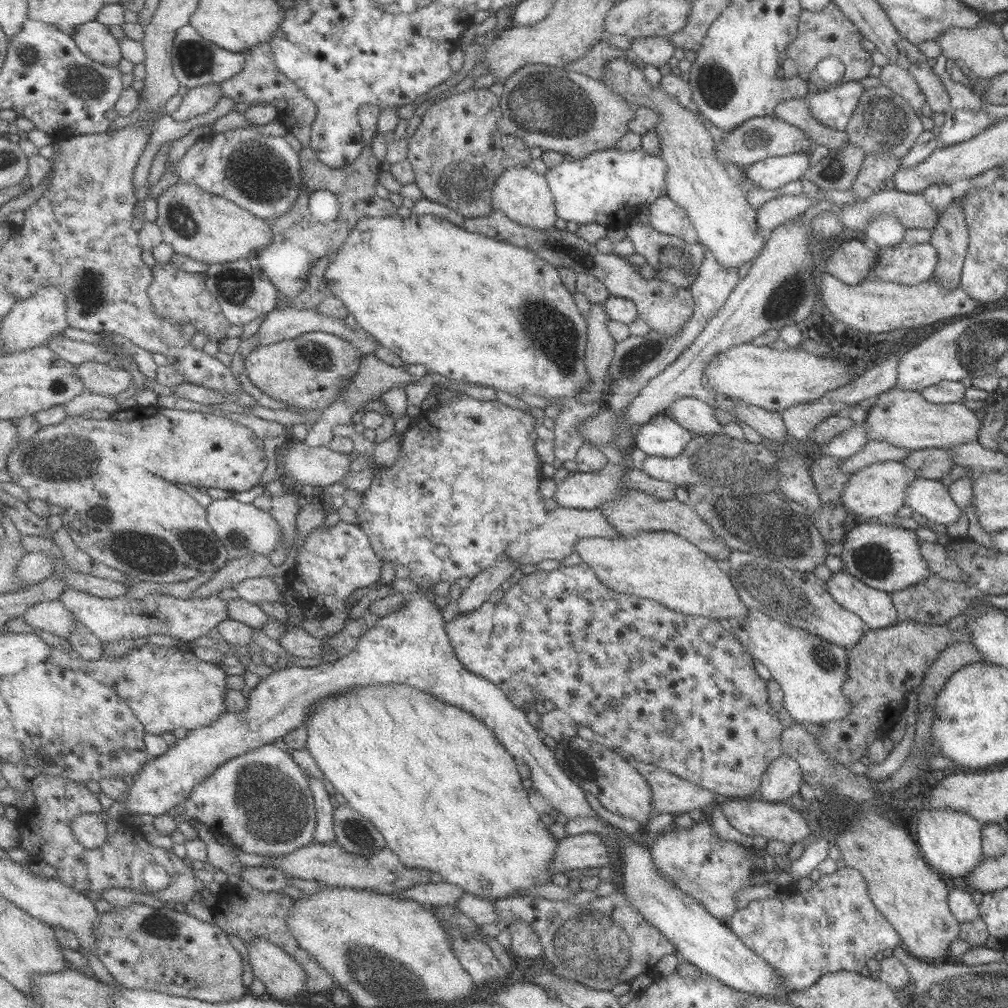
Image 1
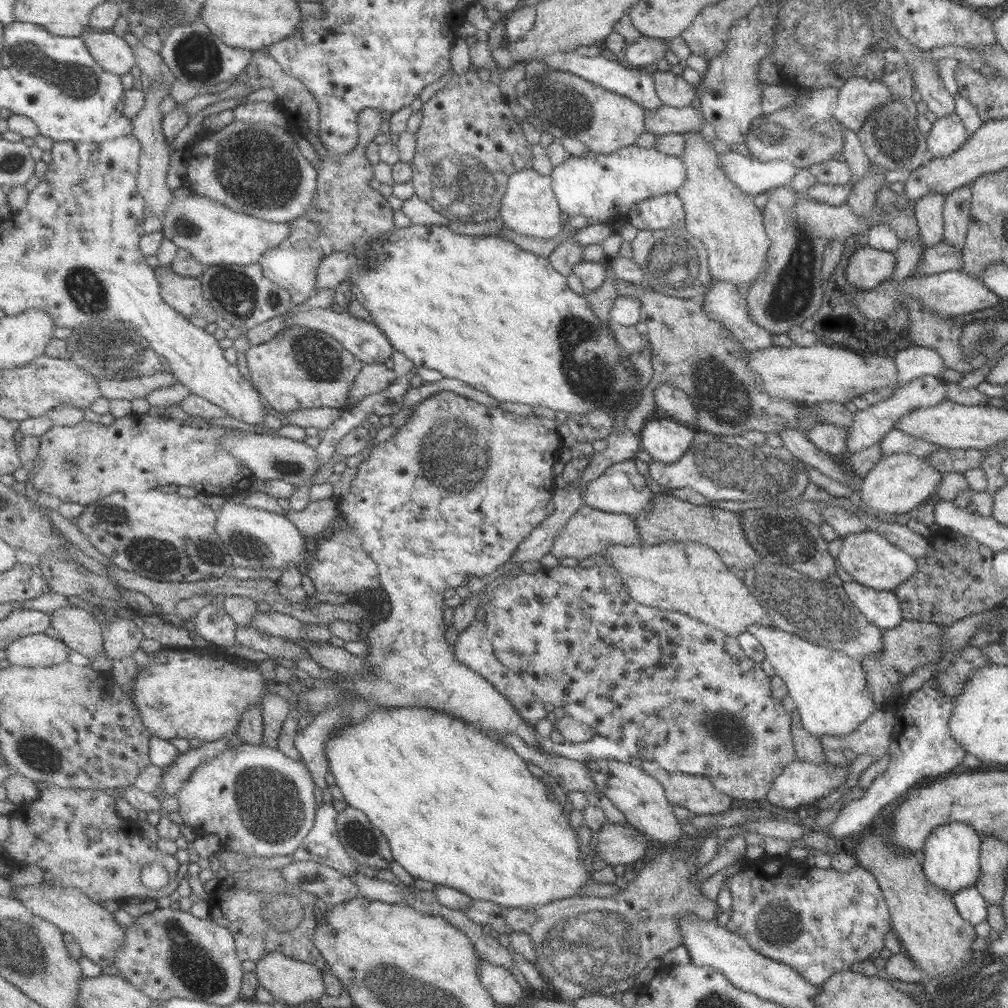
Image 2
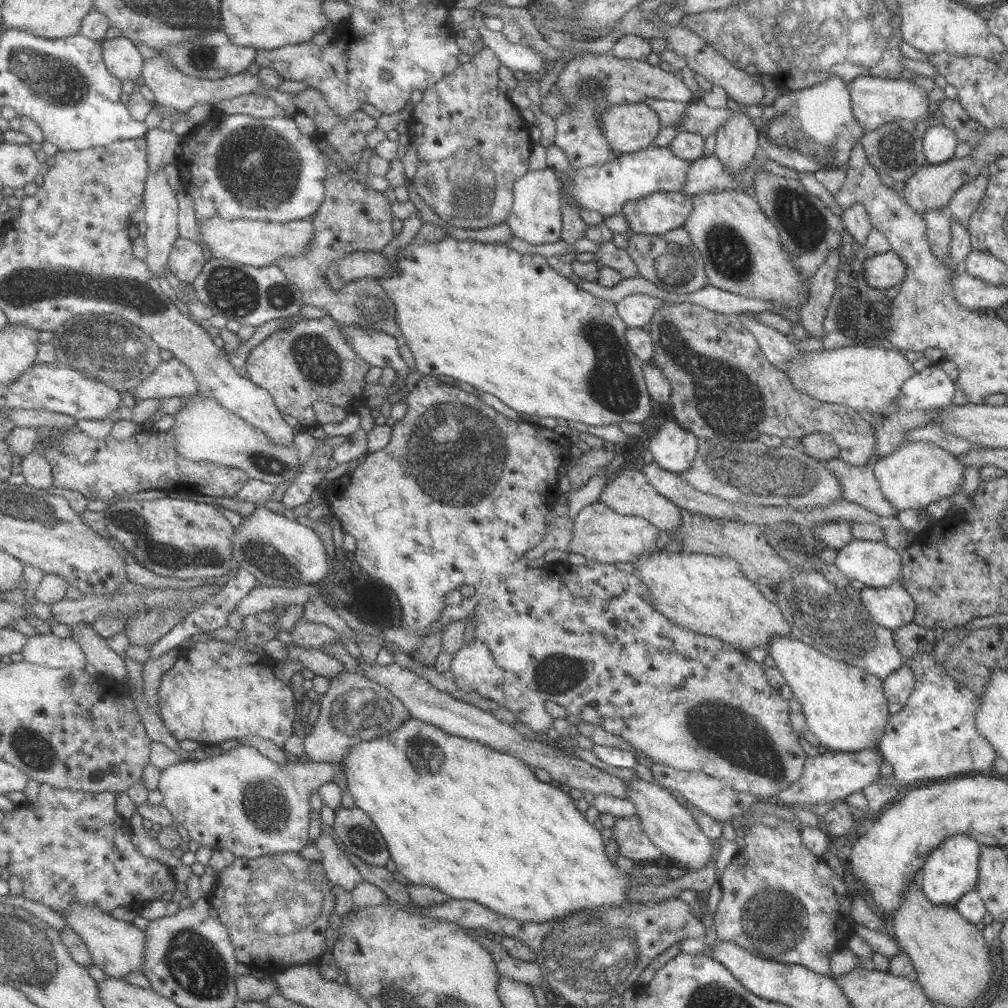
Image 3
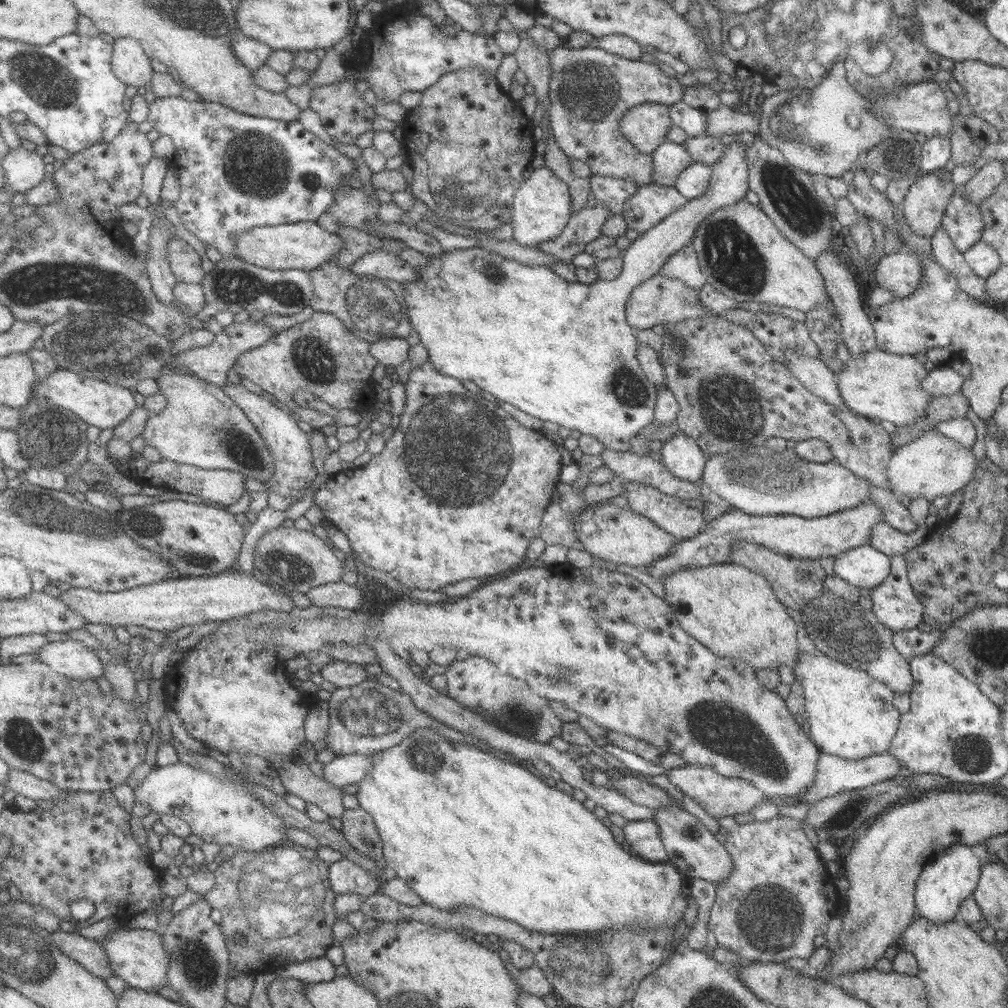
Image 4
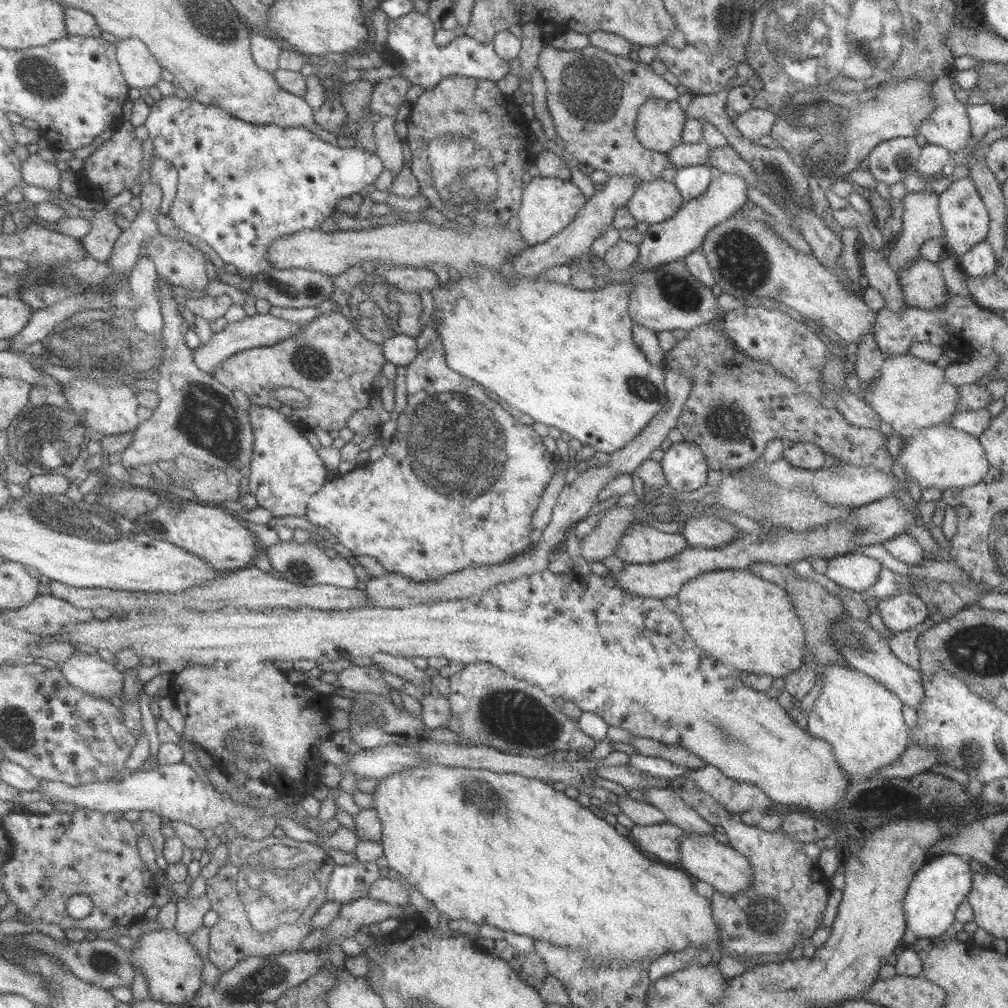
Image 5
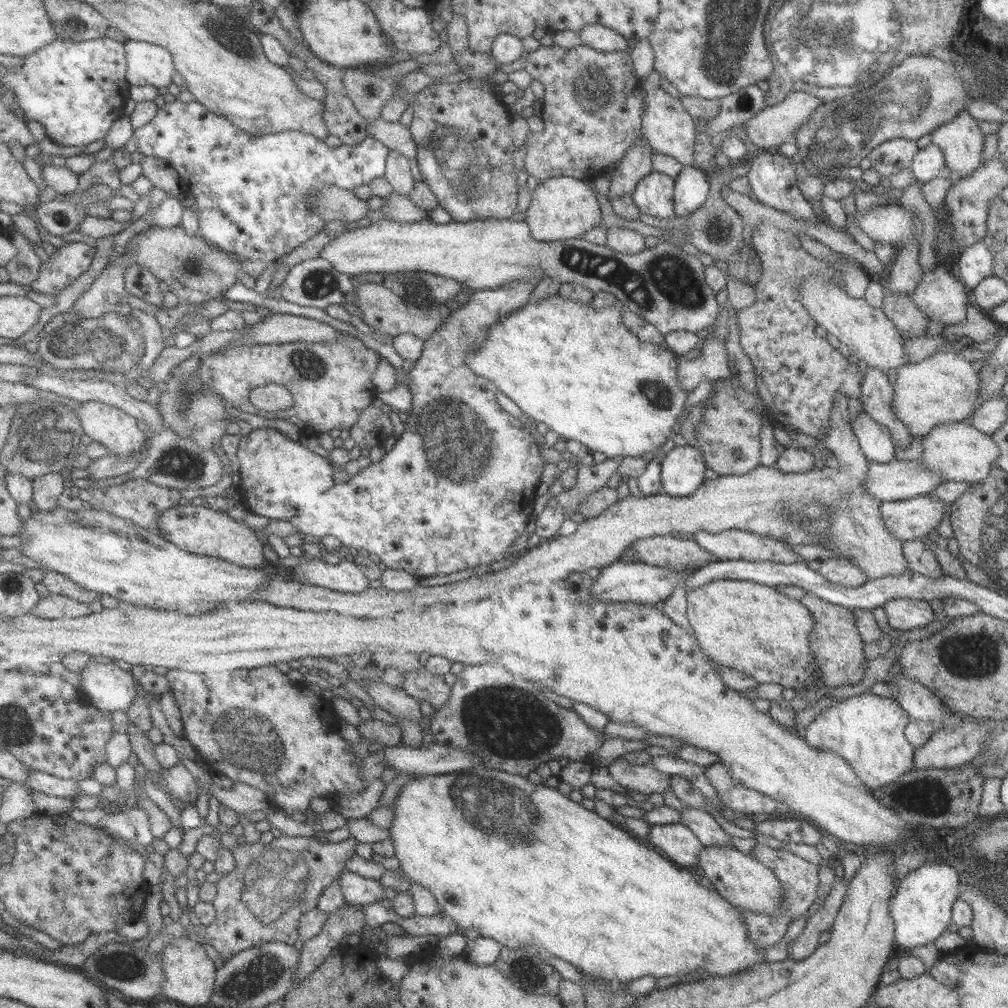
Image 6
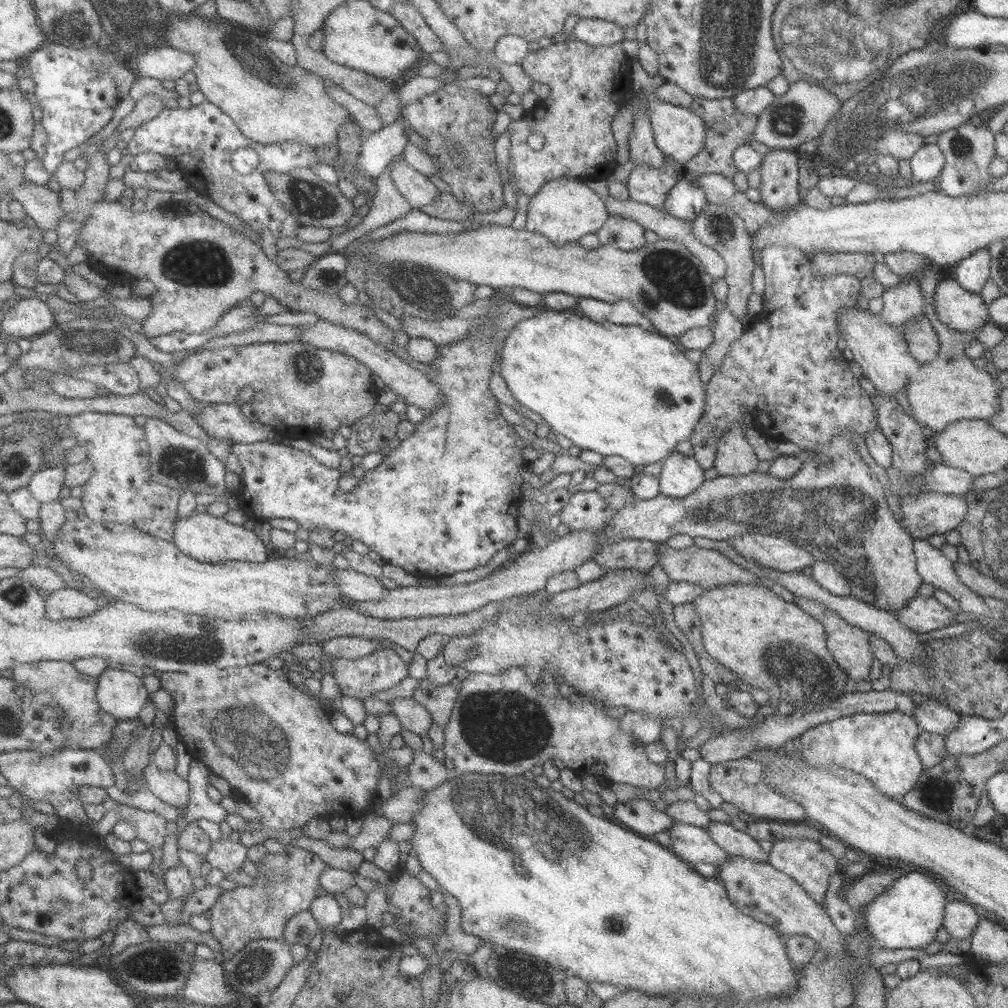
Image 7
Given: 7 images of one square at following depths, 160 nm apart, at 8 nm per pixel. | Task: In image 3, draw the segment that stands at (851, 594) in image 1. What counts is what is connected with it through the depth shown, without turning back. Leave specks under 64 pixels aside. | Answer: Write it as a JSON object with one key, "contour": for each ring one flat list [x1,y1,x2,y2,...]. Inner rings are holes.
{"contour":[[898,579,888,587,871,588,864,586,859,589,860,601,867,613,873,618,873,623,882,628,887,628,891,632,913,622,913,614,915,614,914,602,910,599,908,591,903,590,900,580]]}

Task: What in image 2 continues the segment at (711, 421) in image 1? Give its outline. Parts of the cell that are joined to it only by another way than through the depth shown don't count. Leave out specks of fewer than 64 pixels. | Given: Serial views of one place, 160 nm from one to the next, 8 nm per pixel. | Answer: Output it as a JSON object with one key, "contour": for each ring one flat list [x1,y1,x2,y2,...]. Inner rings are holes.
{"contour":[[669,383,659,384,652,392,654,403,675,422,695,428,696,408,688,396]]}

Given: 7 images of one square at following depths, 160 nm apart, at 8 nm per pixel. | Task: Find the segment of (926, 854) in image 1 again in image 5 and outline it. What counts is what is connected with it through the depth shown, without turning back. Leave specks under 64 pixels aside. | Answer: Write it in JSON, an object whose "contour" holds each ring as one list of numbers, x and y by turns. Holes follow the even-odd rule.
{"contour":[[953,853,936,855,925,861,913,875,903,897,902,907,907,930,917,938,933,938,948,933,957,907,962,900,966,900,970,891,976,867,969,858]]}

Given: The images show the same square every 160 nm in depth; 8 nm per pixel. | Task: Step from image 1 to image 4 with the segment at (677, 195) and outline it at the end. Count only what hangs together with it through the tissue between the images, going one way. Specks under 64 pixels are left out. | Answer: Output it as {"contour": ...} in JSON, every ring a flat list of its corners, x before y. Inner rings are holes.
{"contour":[[747,199,737,200,708,214,695,229,690,243,706,284,724,296,737,302,795,308,803,313,815,305,825,305,830,318,836,318,814,261,783,238,771,219]]}

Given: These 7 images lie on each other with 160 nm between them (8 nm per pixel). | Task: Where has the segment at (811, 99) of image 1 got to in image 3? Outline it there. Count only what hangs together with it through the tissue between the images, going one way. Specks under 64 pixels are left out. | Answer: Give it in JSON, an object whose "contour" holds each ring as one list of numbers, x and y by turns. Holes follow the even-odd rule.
{"contour":[[857,76,849,84,849,98,852,117,865,133,897,119,914,123,923,119,926,125,934,119,933,106,927,100,927,92,903,78,887,80,877,76]]}

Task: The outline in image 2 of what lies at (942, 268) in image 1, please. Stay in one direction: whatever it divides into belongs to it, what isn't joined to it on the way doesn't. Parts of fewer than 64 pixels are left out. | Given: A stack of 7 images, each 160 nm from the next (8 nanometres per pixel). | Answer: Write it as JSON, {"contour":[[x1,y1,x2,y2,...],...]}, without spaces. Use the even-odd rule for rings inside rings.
{"contour":[[963,185,946,195,942,208,942,242,961,252,968,231,970,198,970,185]]}

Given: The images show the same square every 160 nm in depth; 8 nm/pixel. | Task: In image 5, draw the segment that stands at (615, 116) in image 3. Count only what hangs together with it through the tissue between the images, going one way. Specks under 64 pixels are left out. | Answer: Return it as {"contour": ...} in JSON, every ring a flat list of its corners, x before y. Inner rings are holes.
{"contour":[[648,98,638,108,635,137,643,148,666,154,681,144,681,131,687,118,677,101]]}

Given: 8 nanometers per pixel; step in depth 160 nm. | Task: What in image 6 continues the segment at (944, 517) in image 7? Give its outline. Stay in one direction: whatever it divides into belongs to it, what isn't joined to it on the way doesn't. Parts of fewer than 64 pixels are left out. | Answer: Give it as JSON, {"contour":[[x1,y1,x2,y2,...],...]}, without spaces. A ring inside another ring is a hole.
{"contour":[[918,495,907,500,882,502,879,513,885,529,901,542,919,539,937,529,946,512,939,499]]}

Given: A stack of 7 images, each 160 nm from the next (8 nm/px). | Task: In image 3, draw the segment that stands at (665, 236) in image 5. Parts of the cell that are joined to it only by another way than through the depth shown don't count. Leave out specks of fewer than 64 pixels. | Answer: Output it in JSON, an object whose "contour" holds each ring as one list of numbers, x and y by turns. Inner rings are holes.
{"contour":[[729,104,731,112,728,119,715,131,713,155,728,173,740,173,741,169,753,165,753,155,757,150,757,131,755,121,745,115,743,107],[445,236,441,240,421,244,411,240,396,251,392,260,394,261,394,269,375,280,385,292,388,302,391,302,394,307,395,322,401,331,400,339,404,339,404,343,411,351,414,366,416,366,419,374,429,376,441,374,449,376,455,381,465,382,478,391,488,392,496,396,503,401,505,406,516,410,518,413,535,414,538,417,550,416,554,419,563,418,565,421,573,420,589,426,605,426,615,423,625,428,634,429,652,414,651,408,654,403,646,389,642,373,643,362,629,350,624,335,626,326,617,314,615,303,593,297,575,287,567,278,555,272,545,257,533,250,525,254,517,253,504,243,487,244,471,239,459,240,452,236]]}

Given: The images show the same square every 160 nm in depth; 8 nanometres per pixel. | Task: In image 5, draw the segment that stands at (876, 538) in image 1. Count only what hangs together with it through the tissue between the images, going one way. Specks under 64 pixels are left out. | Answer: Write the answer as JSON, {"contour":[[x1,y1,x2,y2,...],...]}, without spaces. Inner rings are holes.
{"contour":[[855,552,833,556,827,564,825,576,829,580,858,593,869,590,882,569,877,560]]}

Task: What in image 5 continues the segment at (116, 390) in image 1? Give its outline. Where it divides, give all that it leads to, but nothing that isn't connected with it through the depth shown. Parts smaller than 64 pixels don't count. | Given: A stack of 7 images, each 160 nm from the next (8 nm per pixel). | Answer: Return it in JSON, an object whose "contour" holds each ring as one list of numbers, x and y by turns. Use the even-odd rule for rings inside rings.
{"contour":[[269,313,246,315,239,321,230,322,223,332,213,334,204,345,194,351,194,359,199,368,213,375,236,352,248,348,271,346,280,340,294,335,303,325,304,323,301,322,287,322,281,318,275,318]]}

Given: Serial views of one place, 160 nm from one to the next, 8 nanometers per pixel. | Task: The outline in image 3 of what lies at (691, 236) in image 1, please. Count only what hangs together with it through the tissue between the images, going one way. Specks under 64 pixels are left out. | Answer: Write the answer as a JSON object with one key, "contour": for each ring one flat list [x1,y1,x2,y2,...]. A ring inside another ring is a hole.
{"contour":[[659,191,626,201,622,213,633,233,660,235,681,227,691,209,687,194]]}

